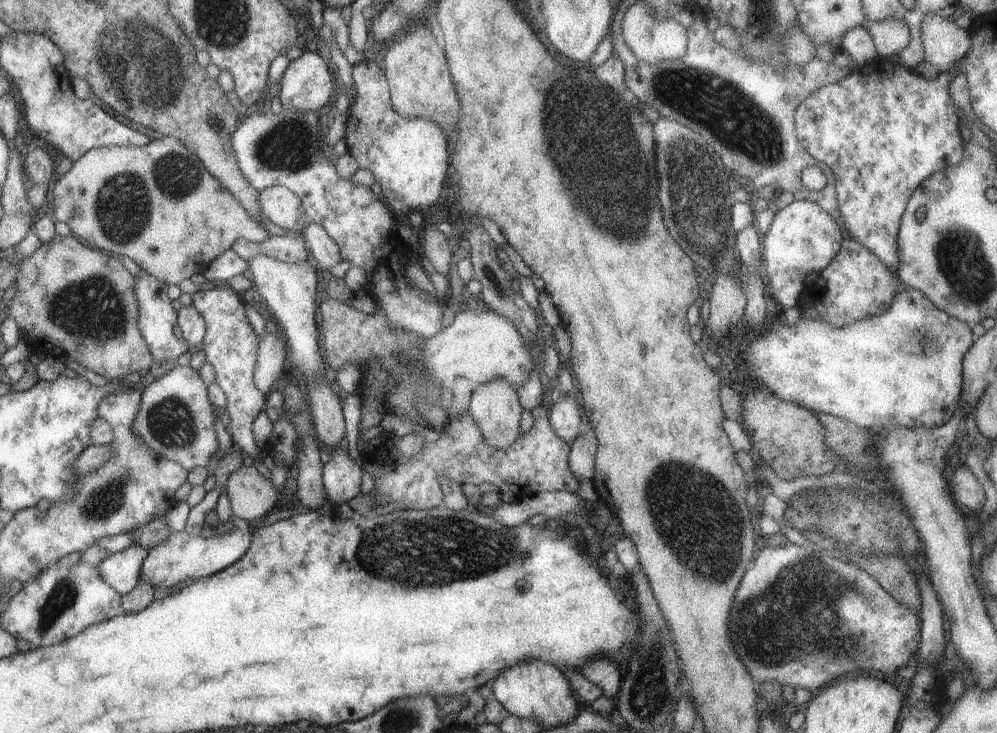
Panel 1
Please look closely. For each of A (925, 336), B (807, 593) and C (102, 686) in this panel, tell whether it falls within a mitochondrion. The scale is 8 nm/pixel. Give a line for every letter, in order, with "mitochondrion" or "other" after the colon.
A: mitochondrion
B: mitochondrion
C: other

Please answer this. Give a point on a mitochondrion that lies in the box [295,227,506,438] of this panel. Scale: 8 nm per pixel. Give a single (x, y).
(408, 376)

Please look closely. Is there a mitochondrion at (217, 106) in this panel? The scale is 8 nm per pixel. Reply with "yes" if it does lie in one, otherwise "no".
no

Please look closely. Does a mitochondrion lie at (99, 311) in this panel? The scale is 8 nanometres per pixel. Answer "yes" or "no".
yes

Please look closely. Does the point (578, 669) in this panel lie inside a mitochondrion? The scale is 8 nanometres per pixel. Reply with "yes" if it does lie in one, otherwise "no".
no

